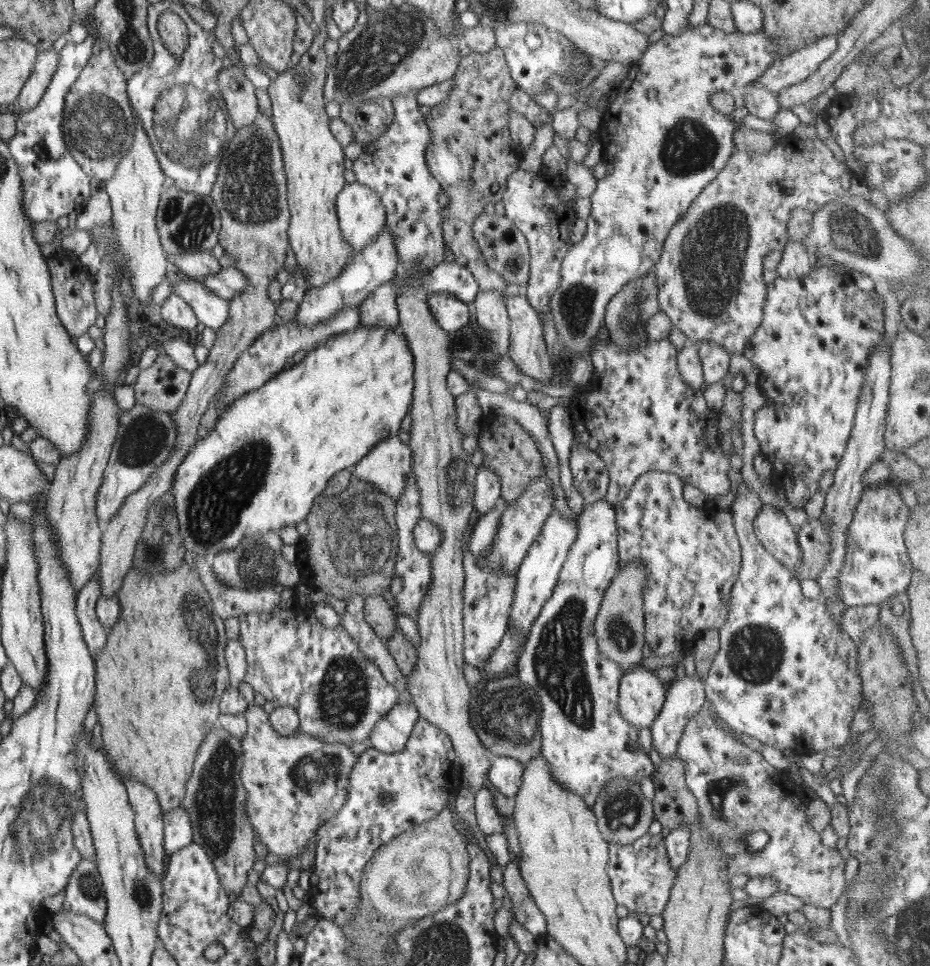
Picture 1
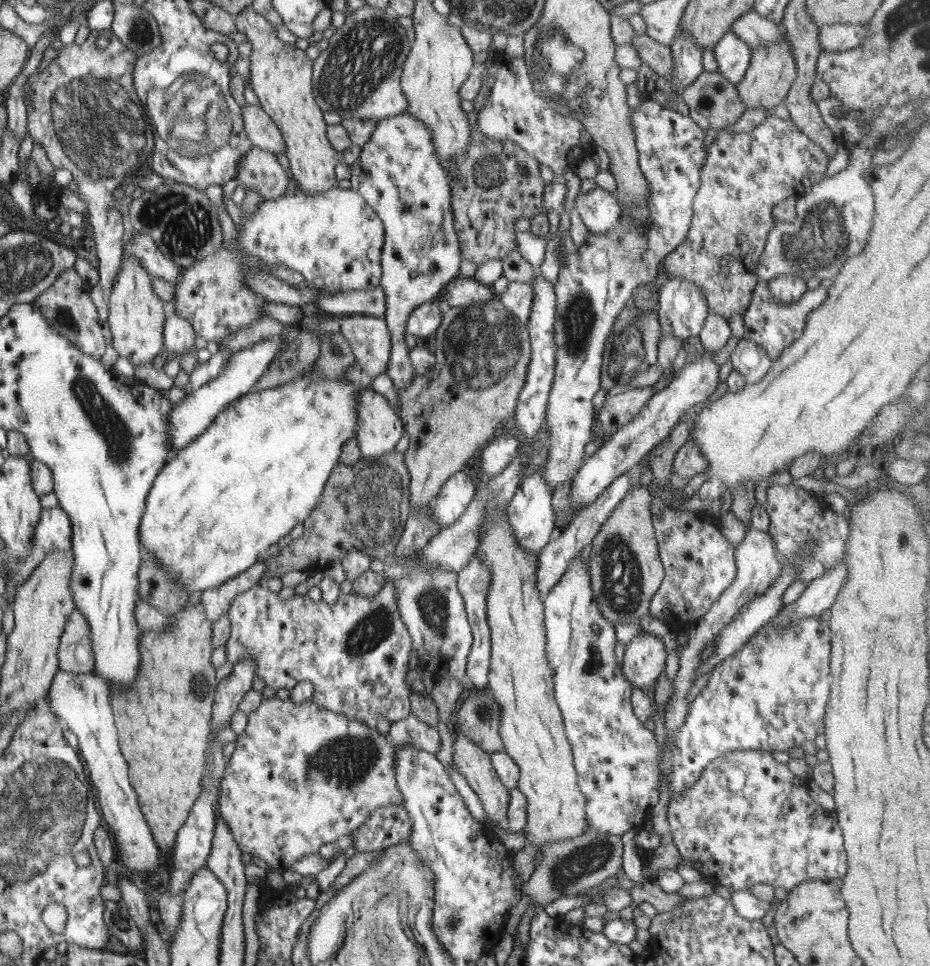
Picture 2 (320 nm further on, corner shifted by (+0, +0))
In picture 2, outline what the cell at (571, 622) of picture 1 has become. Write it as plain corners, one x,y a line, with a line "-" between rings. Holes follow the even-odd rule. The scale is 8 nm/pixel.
580,553
567,568
567,571
562,575
562,578
550,589
550,593
543,598
546,635
545,653
547,661
549,662
549,667
553,672
552,678
555,699
557,700
559,709
561,710
561,715
563,716
565,735
572,747
573,761
577,772
577,783
586,799
586,823
588,823
590,831
599,832
602,836
608,832
608,835
615,835
621,838
626,832
630,832
632,829
636,829
636,831
642,830
644,825
646,825
646,821
652,818
651,811
652,808
658,804
658,790
661,784
659,779
660,751
656,739
654,739
654,733
652,730
644,727
644,723
636,717
636,714
634,714
634,711
632,710
630,695
632,694
633,686
626,679
622,678
616,663
616,656
614,655
614,647
617,642
614,630
615,626
610,621
606,620
598,609
591,587
589,567
582,563
579,556

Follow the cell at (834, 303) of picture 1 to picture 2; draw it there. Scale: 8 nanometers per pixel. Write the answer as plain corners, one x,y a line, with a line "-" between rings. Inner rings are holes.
758,282
753,290
751,303
743,314
744,329
746,331
743,339
752,340
752,342
760,344
766,350
766,354
768,354
771,362
778,360
780,353
784,352
790,344
794,344
798,338
801,338
809,312
817,308
819,304
822,304
826,297
827,290
820,286
814,290
807,290
792,304
782,304
781,302
775,302
771,298
768,282

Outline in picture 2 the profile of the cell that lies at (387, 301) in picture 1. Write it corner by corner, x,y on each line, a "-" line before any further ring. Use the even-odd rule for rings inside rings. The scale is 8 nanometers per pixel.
357,314
339,320
340,334
350,344
355,361
368,381
385,373
390,361
390,330
384,316

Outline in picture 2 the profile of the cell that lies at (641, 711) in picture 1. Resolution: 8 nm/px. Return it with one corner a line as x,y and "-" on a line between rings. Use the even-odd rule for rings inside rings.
643,630
626,645
620,674
634,688
655,688
655,680
666,668
666,656
664,643

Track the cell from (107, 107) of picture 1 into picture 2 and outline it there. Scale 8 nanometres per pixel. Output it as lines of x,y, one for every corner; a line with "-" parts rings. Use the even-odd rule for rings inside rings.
91,30
88,38
83,44
71,43
69,45
64,45
58,48
55,52
52,52
52,60
49,64
42,68
42,70
37,70
24,84
23,90
25,90
24,98
29,98
28,92
31,92
32,107
28,108
28,130
33,144
39,144
46,151
46,156
52,163
54,168
66,168
70,170
73,174
72,187
77,193
87,202
87,218
88,222
93,226
94,231
94,244
96,247
96,256
98,256
98,274
99,280
98,284
101,286
102,290
106,295
110,294
111,289
115,285
115,280
119,270
121,269
123,263
123,239
124,239
124,224
122,223
122,215
120,214
119,208
116,205
125,205
127,200
124,195
124,188
133,182
136,178
144,178
146,175
152,173
152,159
150,160
153,148
155,147
154,136
153,136
153,126
148,118
147,110
142,102
138,99
138,93
136,92
133,83
133,70
135,69
135,62
137,61
137,56
135,52
132,52
116,35
109,35
110,44
106,49
98,50
96,46
96,38
98,34
110,34
107,31

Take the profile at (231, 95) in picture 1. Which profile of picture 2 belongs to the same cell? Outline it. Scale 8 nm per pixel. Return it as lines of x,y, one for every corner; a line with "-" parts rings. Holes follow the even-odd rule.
246,104
242,109
244,130
246,136
254,146
271,152
272,154
286,153
284,138
280,134
277,124
263,111
261,106

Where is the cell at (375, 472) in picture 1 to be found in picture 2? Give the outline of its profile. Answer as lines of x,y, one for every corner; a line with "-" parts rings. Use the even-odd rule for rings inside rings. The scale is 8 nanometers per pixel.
367,381
358,396
357,443
364,458
373,459
394,451
405,431
388,400

